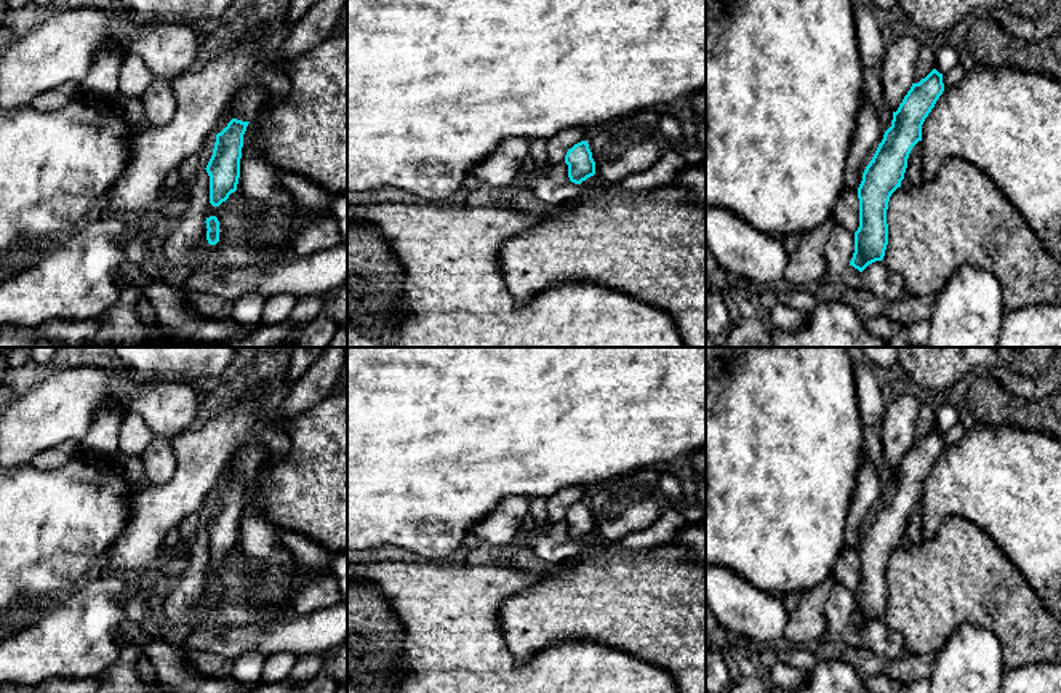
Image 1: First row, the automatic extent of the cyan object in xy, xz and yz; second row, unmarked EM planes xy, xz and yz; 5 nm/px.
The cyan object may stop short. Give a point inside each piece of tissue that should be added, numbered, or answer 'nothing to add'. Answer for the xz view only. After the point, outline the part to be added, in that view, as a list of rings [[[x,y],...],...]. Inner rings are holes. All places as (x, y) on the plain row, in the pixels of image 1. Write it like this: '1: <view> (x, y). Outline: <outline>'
nothing to add

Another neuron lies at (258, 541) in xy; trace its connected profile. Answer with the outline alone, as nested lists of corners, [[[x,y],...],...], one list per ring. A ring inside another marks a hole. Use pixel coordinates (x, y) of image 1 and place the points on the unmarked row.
[[[270,451],[266,453],[256,475],[251,477],[243,493],[237,543],[237,549],[248,562],[264,567],[261,581],[251,589],[251,603],[277,610],[274,616],[264,616],[258,624],[277,623],[290,616],[293,613],[293,599],[299,591],[294,576],[298,560],[278,543],[282,530],[266,517],[258,504],[258,479],[269,456]]]

